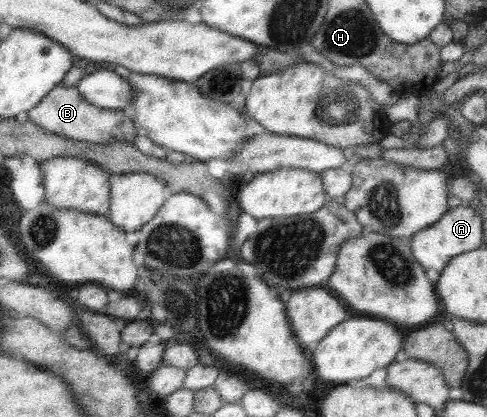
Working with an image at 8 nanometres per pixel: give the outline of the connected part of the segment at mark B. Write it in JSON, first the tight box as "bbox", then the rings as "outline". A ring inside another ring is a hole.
{"bbox":[27,86,137,144],"outline":[[[74,86],[54,87],[43,99],[27,112],[28,120],[38,128],[64,136],[78,142],[94,144],[110,144],[111,142],[128,142],[134,144],[137,135],[134,121],[122,109],[105,109],[94,104],[88,104]]]}

